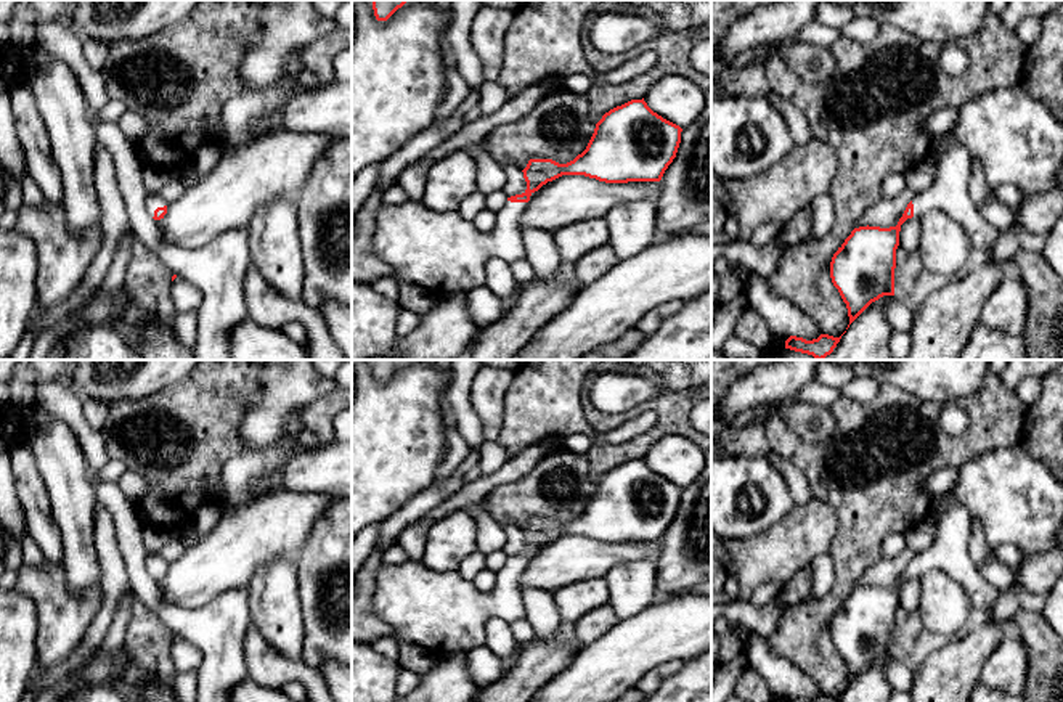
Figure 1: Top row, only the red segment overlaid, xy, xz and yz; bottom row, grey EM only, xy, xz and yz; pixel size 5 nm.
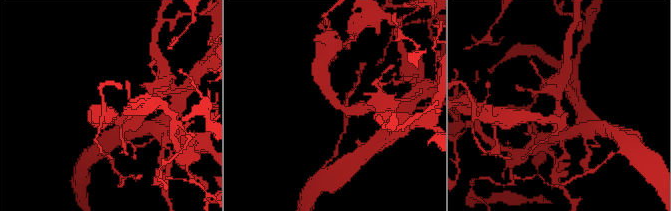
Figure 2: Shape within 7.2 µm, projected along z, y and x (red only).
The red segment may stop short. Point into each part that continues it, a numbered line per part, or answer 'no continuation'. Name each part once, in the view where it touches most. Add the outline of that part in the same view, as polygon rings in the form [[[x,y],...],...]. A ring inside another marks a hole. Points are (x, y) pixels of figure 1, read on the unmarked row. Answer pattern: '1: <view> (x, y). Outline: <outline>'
1: xy (153, 561). Outline: [[[148,554],[146,570],[148,570],[148,573],[149,573],[151,577],[154,577],[154,570],[156,570],[157,567],[164,567],[164,565],[167,565],[167,562],[165,562],[162,557],[159,557],[159,556],[156,556],[156,554]]]

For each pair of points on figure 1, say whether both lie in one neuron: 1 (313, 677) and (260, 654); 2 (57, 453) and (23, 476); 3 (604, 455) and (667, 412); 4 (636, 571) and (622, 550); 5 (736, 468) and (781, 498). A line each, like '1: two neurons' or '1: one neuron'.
1: one neuron
2: two neurons
3: one neuron
4: two neurons
5: one neuron

